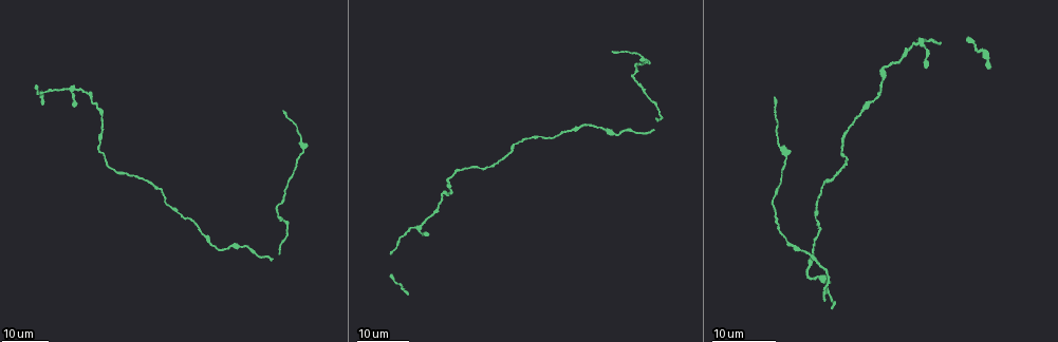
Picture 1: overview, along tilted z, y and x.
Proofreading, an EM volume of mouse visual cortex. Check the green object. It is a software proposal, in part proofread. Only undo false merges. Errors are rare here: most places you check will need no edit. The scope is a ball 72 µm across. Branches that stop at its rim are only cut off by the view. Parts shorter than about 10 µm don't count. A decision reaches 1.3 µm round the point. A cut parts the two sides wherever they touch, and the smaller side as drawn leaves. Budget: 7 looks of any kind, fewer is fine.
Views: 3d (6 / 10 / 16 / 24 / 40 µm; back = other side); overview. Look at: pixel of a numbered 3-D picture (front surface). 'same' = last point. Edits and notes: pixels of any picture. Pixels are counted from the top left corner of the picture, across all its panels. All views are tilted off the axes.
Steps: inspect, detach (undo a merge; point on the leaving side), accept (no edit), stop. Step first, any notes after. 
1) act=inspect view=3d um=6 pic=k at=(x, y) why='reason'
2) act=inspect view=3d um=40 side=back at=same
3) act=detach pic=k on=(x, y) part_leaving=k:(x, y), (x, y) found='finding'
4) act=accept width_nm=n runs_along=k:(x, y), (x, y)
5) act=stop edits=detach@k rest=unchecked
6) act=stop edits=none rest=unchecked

act=inspect view=3d um=16 pic=1 at=(909, 50) why='side arm on a straight run'

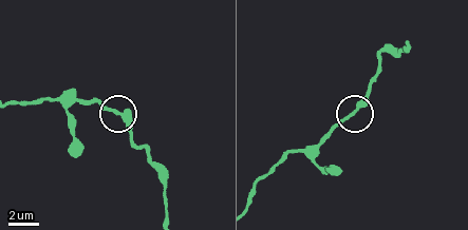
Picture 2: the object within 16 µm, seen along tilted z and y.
act=inspect view=3d um=6 pic=2 at=(351, 112)

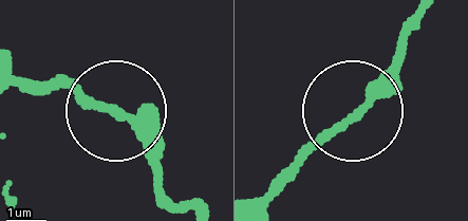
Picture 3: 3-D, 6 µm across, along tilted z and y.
act=accept arms=3 runs_along=3:(420, 10), (385, 81), (282, 173) found='continuous, no second neuron'

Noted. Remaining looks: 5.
act=inspect view=3d um=24 pic=1 at=(97, 107) why='thick turns thin'

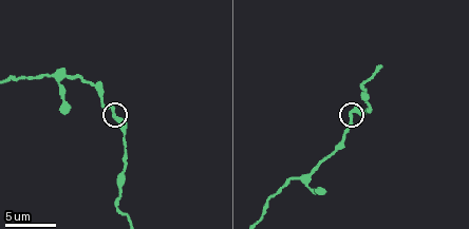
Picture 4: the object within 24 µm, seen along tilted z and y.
act=inspect view=3d um=6 pic=4 at=(115, 116)

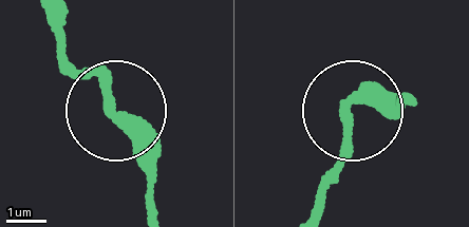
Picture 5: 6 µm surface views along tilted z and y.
act=accept runs_along=5:(411, 96), (370, 95), (350, 109), (316, 211) found='one neuron here'

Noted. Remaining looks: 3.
act=inspect view=3d um=24 pic=1 at=(842, 145) why='calibre changes'

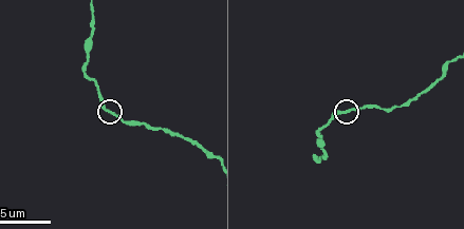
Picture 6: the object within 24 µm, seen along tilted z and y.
act=inspect view=3d um=6 pic=6 at=(346, 110) why='zoom in'

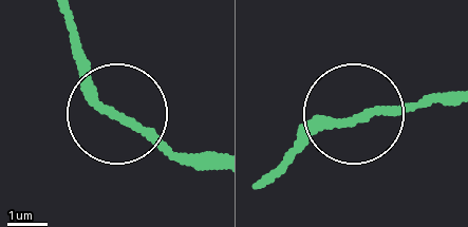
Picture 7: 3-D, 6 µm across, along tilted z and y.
act=accept width_nm=190 runs_along=7:(447, 102), (357, 114), (310, 131), (289, 150) found='one neuron here'

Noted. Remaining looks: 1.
act=stop edits=none rest=unchecked

